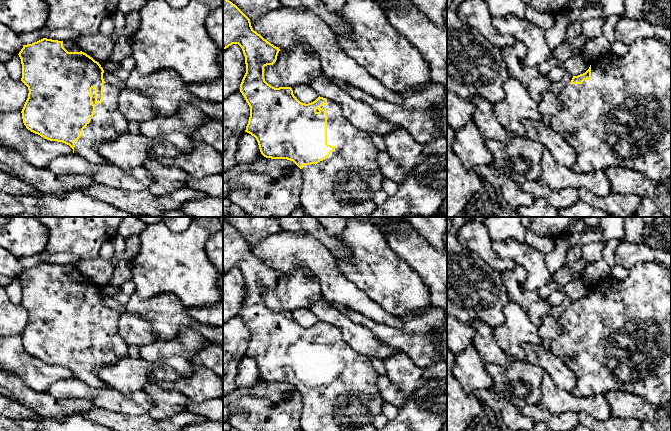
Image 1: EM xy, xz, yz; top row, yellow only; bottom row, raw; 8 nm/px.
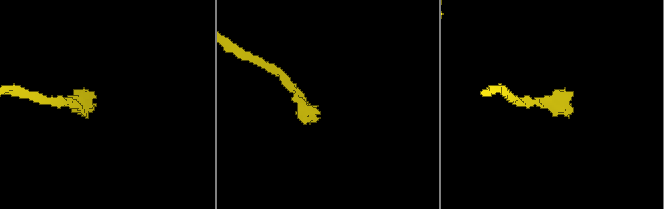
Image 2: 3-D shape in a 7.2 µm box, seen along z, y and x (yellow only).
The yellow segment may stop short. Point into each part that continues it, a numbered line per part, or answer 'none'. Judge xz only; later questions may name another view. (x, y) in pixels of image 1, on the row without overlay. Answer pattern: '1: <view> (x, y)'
1: xz (350, 400)

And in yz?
1: yz (621, 341)

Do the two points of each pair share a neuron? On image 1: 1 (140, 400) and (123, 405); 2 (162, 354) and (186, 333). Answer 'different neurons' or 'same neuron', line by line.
1: same neuron
2: same neuron

